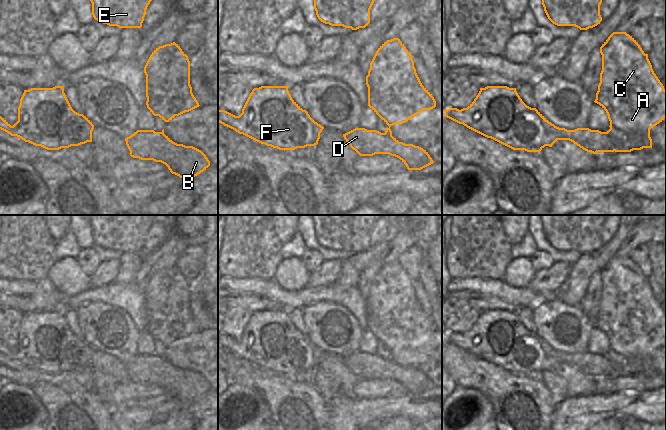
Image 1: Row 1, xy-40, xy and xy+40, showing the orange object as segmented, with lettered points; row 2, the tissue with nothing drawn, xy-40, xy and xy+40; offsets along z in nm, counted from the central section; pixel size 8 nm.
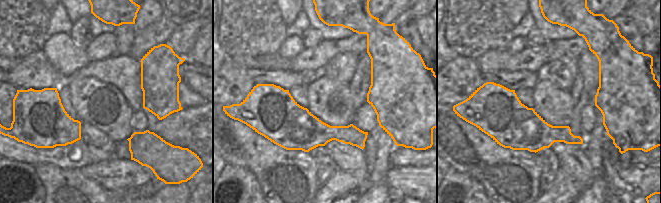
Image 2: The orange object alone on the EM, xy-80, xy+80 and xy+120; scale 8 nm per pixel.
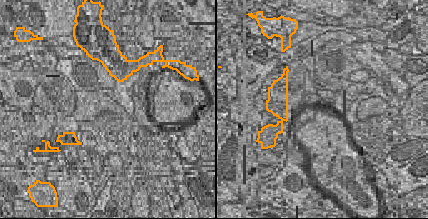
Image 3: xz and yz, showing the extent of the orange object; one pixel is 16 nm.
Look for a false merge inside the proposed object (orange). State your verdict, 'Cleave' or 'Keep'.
Cleave.

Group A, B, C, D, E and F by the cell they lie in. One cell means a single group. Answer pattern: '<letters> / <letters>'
A C E / B D F

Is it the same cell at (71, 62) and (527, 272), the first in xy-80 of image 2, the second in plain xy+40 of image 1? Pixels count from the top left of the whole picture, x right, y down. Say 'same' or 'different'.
same

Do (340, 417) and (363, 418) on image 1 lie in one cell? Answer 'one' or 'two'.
one

